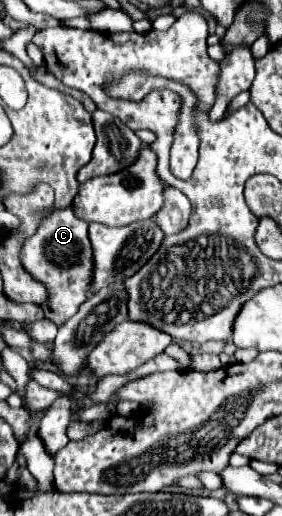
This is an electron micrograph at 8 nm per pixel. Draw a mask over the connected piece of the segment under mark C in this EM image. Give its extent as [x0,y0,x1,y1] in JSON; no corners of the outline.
[21,206,91,326]

